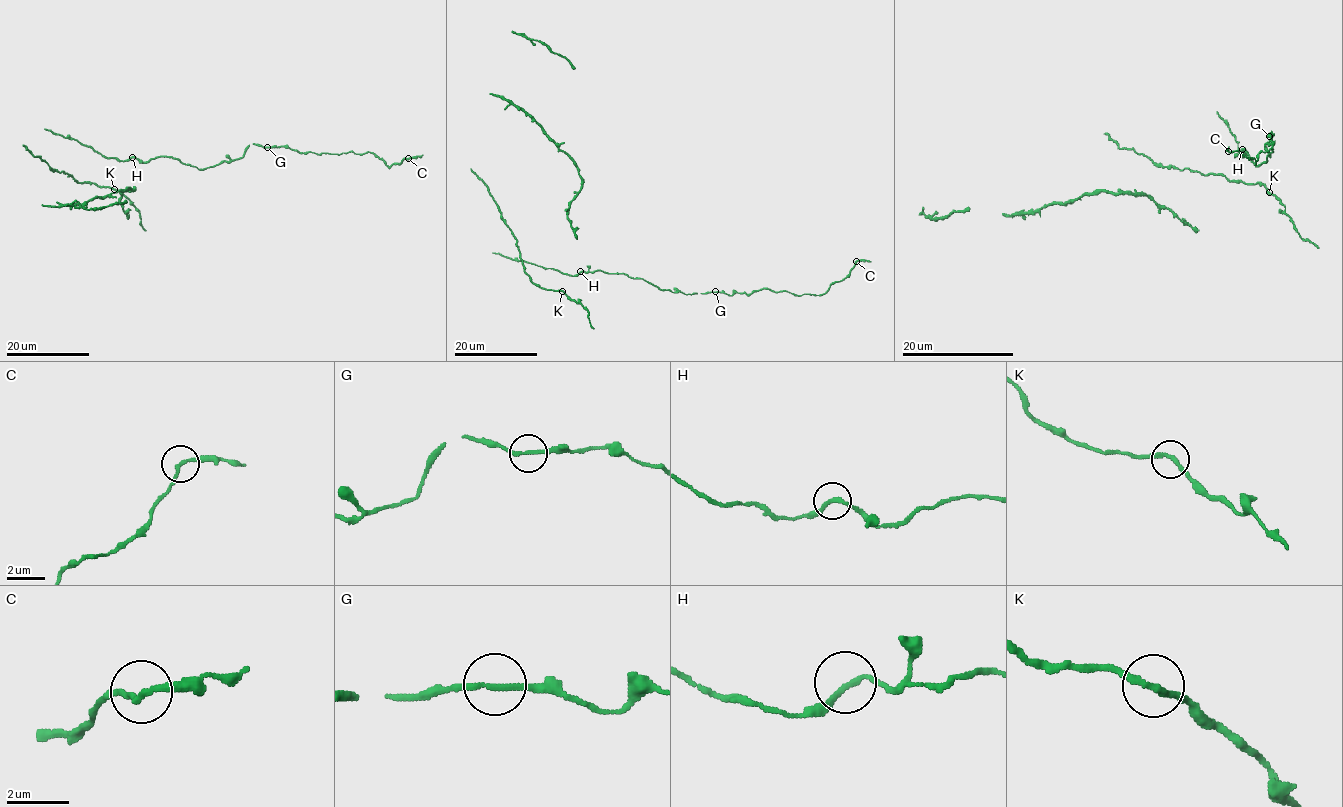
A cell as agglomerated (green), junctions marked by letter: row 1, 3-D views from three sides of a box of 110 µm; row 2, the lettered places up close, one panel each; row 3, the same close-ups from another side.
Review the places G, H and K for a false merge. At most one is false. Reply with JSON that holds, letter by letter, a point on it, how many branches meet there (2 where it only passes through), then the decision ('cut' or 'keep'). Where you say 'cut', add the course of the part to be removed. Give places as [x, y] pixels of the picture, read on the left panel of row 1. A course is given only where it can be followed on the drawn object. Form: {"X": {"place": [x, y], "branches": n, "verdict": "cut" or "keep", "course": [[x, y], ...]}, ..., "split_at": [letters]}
{"G": {"place": [267, 147], "branches": 2, "verdict": "keep"}, "H": {"place": [132, 157], "branches": 2, "verdict": "keep"}, "K": {"place": [114, 189], "branches": 2, "verdict": "keep"}, "split_at": []}

